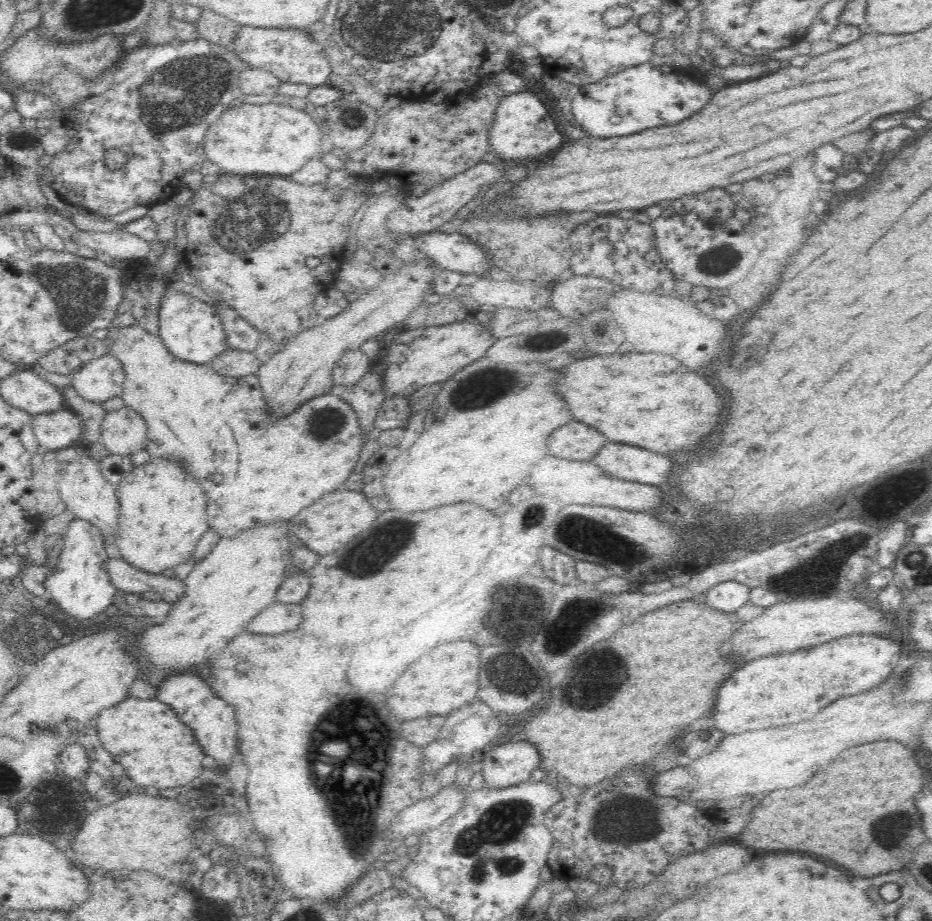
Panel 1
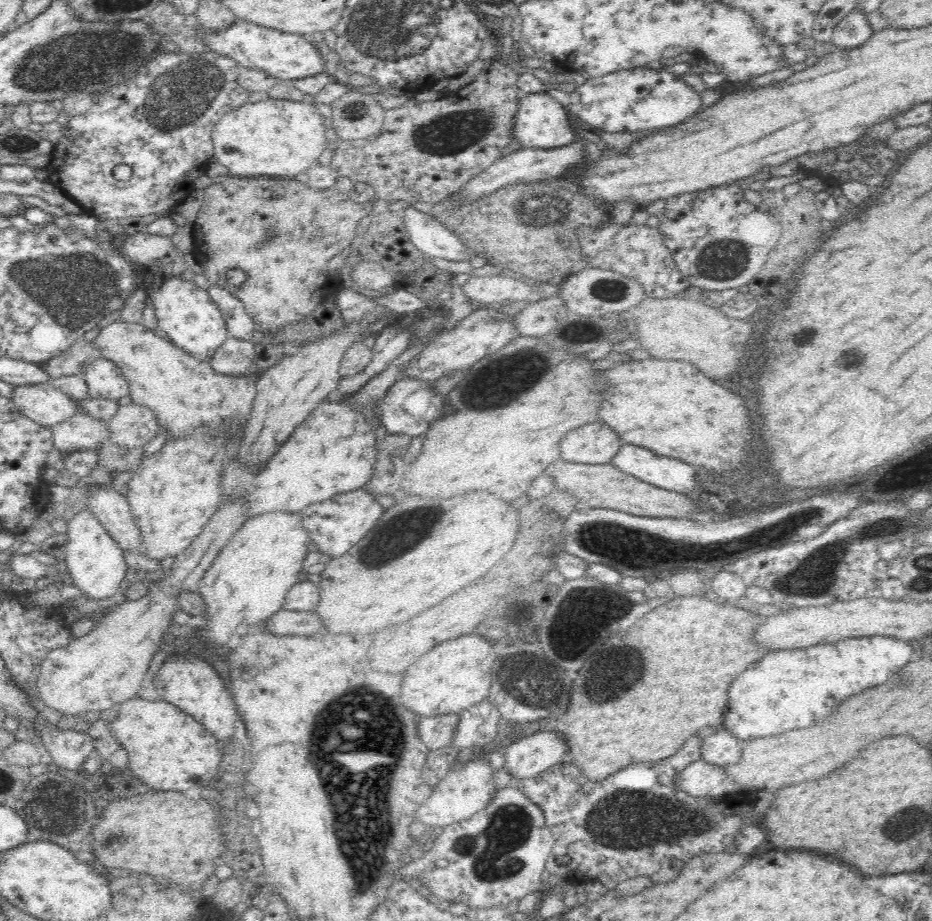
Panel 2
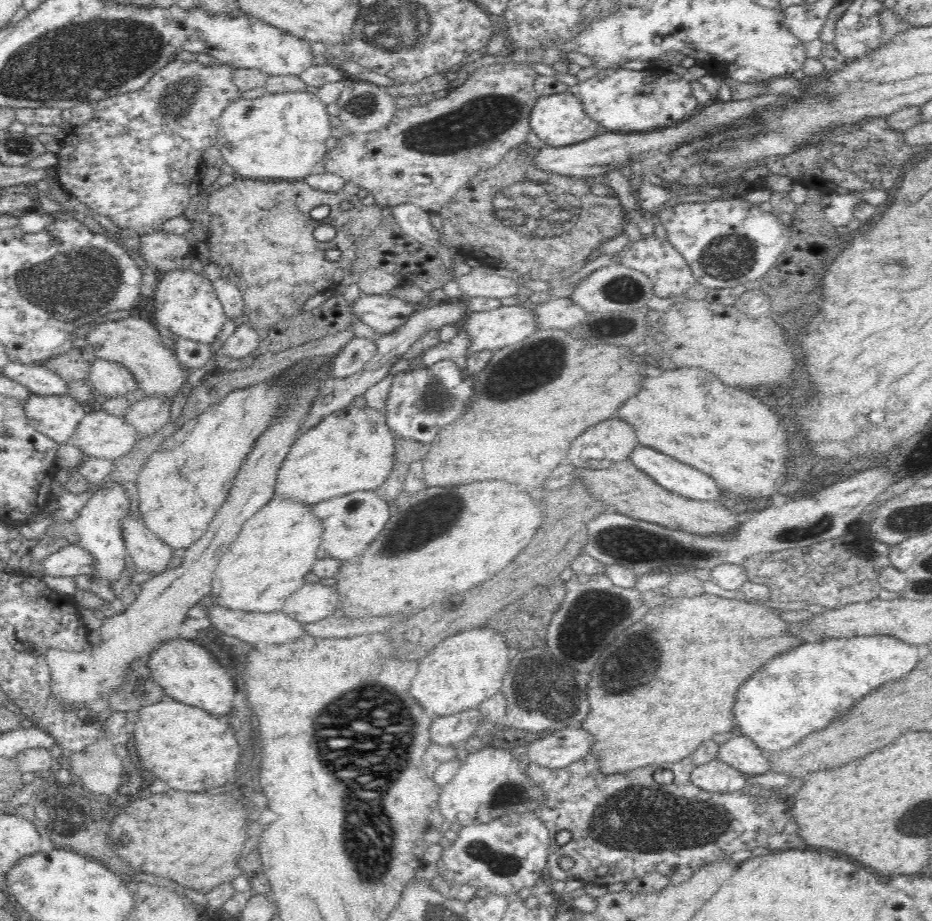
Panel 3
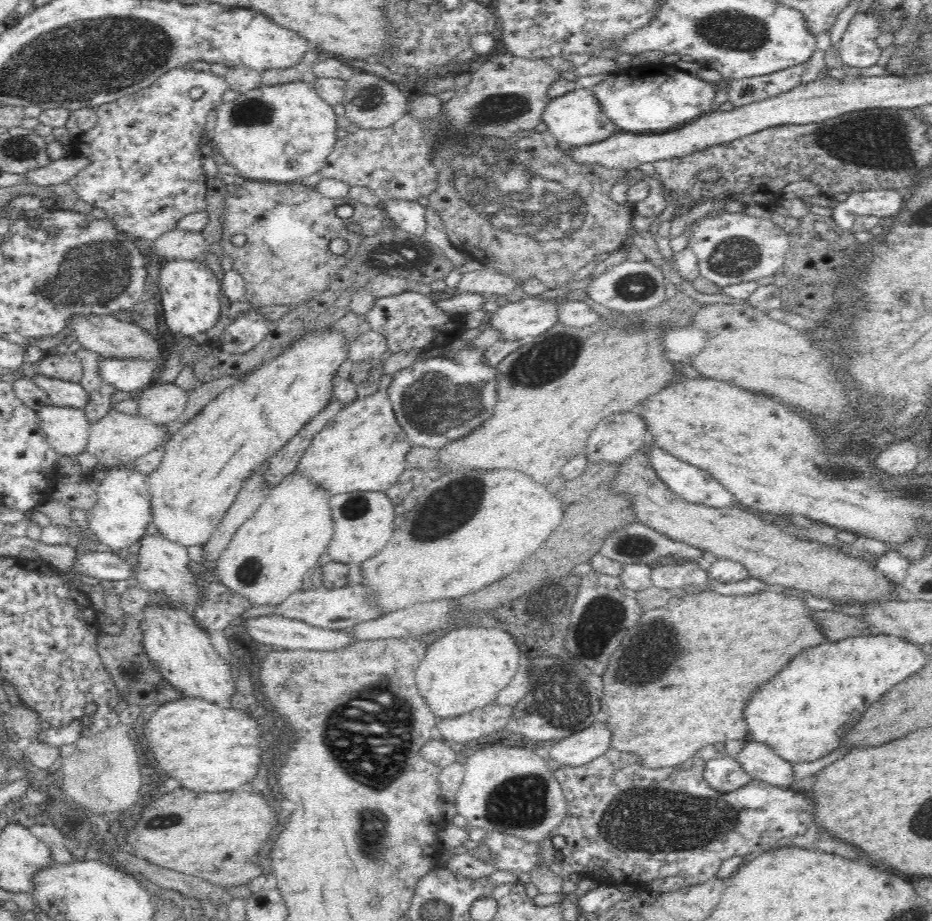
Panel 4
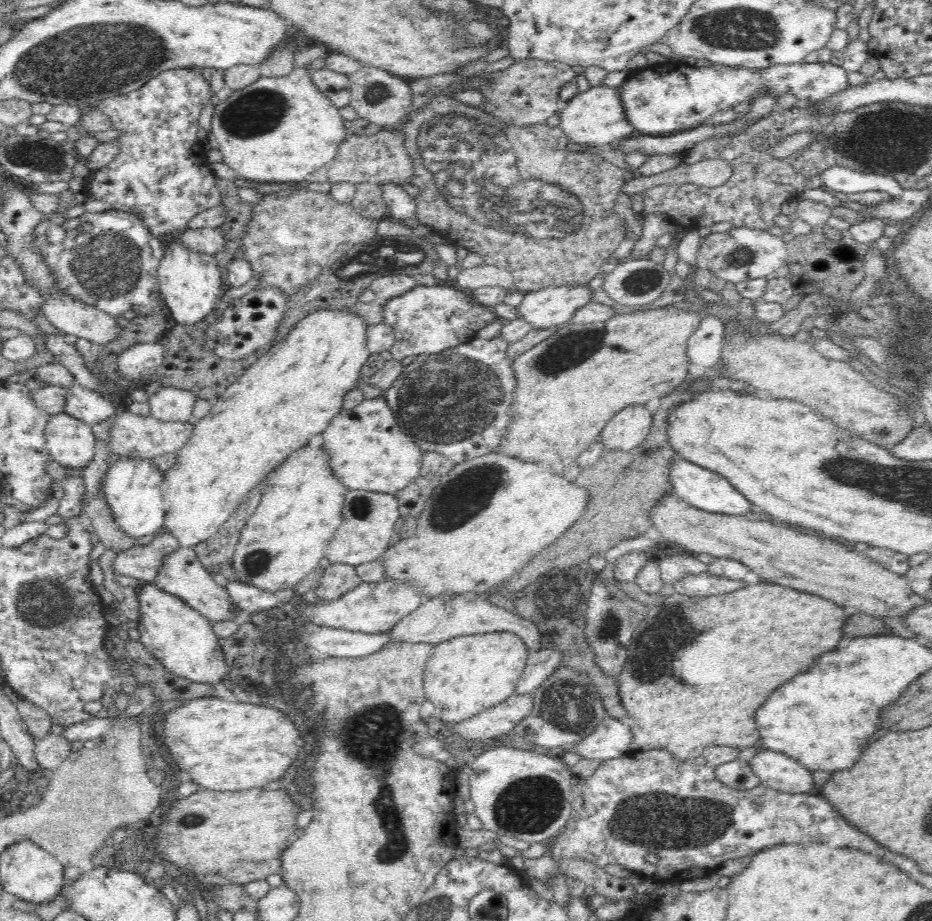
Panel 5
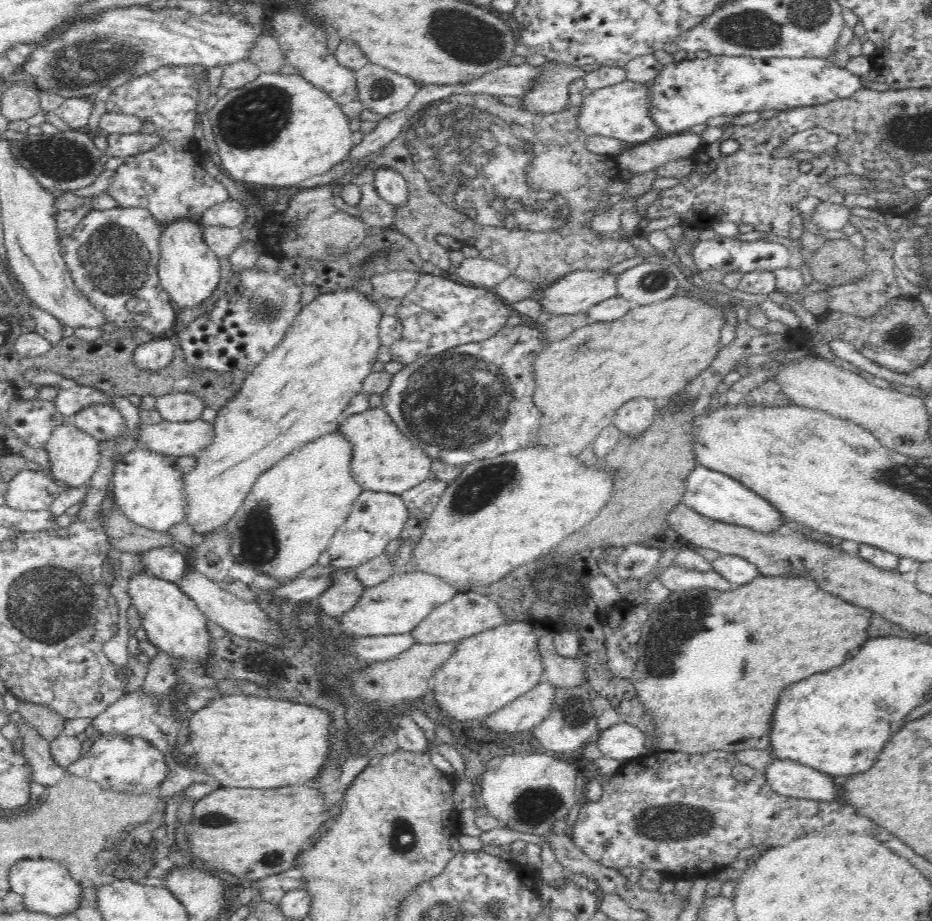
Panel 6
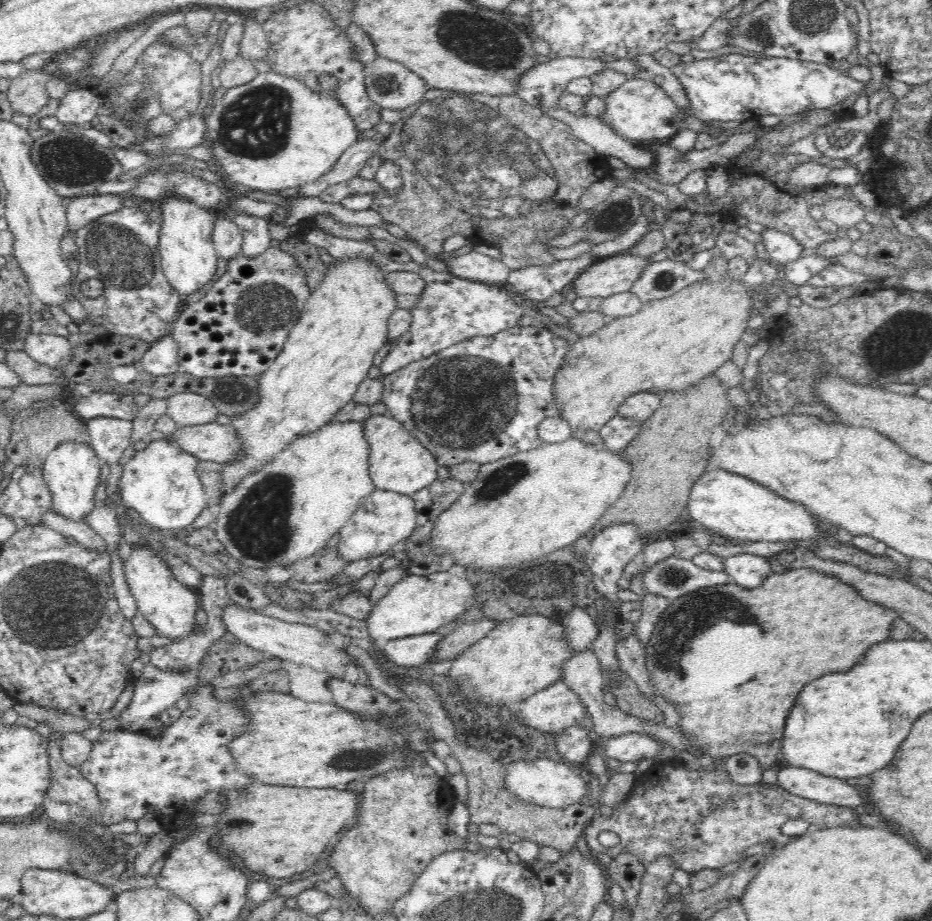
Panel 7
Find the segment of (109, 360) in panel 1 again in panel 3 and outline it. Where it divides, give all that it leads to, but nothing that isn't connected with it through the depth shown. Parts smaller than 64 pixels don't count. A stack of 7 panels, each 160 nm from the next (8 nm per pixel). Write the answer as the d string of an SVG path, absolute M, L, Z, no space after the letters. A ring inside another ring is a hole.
M96 359L90 367L89 377L95 392L117 397L137 389L134 375L123 365L109 360Z

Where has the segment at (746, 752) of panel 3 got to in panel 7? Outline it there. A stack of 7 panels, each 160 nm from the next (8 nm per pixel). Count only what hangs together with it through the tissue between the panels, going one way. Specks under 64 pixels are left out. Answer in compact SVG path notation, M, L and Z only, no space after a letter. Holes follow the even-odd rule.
M797 766L777 767L778 785L784 790L820 804L843 807L866 805L864 794L858 787L849 786L842 779L823 776Z

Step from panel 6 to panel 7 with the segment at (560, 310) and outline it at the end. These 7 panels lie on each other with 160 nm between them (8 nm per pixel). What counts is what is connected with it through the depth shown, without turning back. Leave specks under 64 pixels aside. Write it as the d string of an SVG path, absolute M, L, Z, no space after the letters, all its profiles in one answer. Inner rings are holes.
M621 253L612 255L584 268L571 282L572 288L574 288L577 297L584 298L598 297L604 299L614 294L626 292L634 284L634 281L638 280L642 269L650 263L646 256L632 256L631 254Z

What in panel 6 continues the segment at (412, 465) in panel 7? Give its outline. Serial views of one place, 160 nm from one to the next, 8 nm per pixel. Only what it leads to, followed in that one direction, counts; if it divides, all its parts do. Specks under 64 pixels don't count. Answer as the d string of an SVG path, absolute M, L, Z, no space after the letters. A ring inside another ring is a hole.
M383 406L368 407L360 414L349 416L337 427L337 432L343 434L353 446L350 472L364 490L401 496L428 479L432 471L432 458L400 432Z

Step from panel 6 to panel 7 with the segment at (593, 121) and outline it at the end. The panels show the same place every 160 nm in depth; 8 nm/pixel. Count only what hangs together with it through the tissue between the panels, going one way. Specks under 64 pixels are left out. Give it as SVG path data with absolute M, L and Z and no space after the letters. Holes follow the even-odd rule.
M630 77L618 90L601 99L604 101L605 110L599 119L621 137L635 144L650 140L668 142L680 129L686 128L680 108L652 80Z

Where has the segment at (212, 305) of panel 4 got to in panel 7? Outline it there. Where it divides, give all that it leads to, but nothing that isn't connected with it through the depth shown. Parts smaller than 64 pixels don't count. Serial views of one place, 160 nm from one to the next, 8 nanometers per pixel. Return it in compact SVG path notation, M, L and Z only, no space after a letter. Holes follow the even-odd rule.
M168 196L161 202L163 224L159 236L159 253L161 265L168 282L180 294L194 294L202 286L206 286L212 276L216 274L218 266L218 253L213 245L213 228L217 221L218 212L210 208L200 208L197 204L192 204L191 200L182 200L181 196Z

